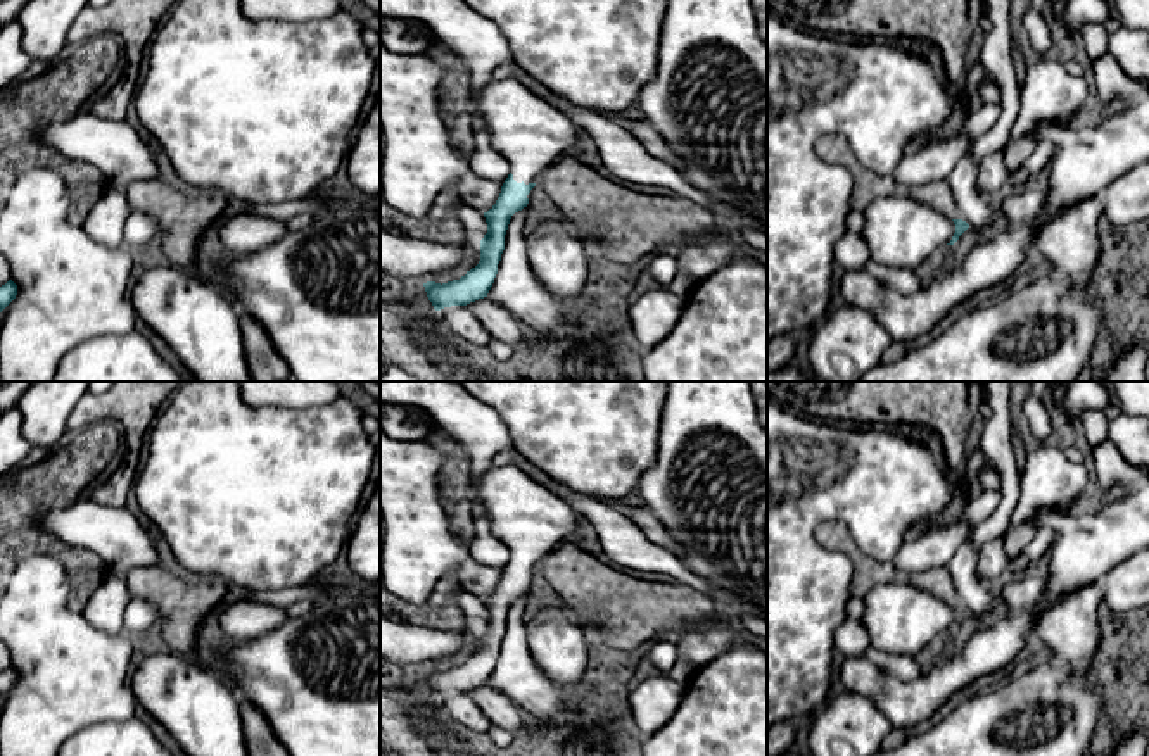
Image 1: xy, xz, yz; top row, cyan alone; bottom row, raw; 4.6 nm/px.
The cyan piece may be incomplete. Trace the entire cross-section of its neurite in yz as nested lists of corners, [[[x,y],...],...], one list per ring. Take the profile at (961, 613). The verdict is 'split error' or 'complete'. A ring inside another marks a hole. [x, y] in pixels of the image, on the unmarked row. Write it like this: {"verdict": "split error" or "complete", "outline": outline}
{"verdict": "split error", "outline": [[[905,576],[874,585],[862,599],[860,618],[871,647],[892,656],[917,656],[933,637],[954,632],[969,614],[911,585]]]}

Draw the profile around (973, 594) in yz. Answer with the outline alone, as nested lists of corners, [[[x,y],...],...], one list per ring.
[[[964,542],[955,551],[947,570],[952,576],[959,606],[971,614],[988,614],[993,608],[993,595],[987,585],[976,576],[978,547],[973,542]]]

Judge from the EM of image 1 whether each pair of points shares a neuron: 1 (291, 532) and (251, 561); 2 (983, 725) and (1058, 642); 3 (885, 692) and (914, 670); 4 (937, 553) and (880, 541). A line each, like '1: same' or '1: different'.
1: same
2: same
3: different
4: different

